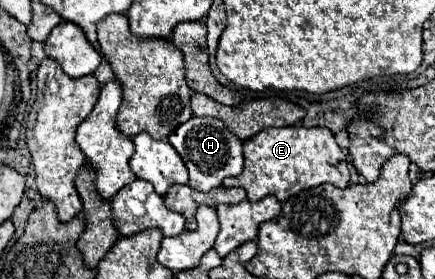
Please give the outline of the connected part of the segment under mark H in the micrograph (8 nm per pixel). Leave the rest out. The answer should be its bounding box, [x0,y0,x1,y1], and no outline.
[168,118,244,192]

